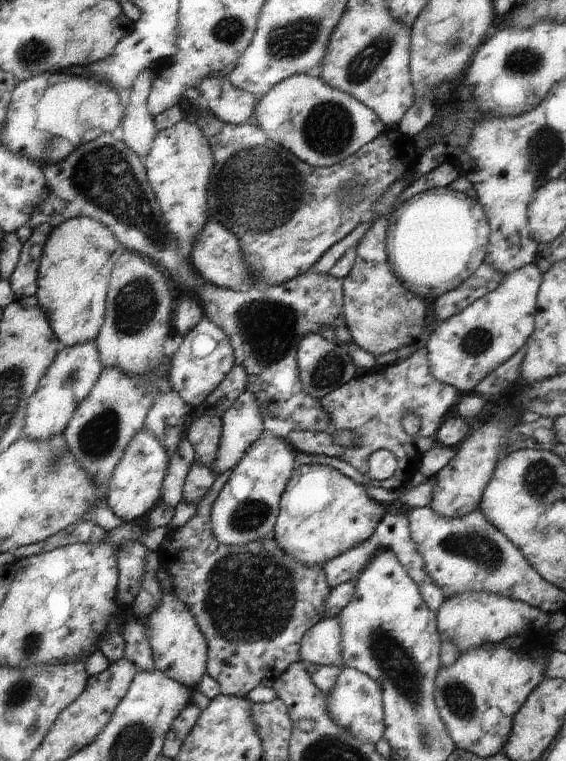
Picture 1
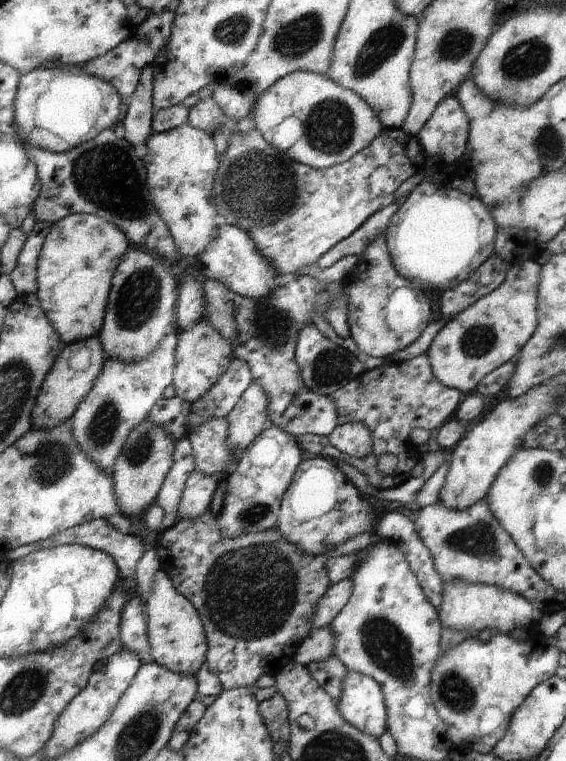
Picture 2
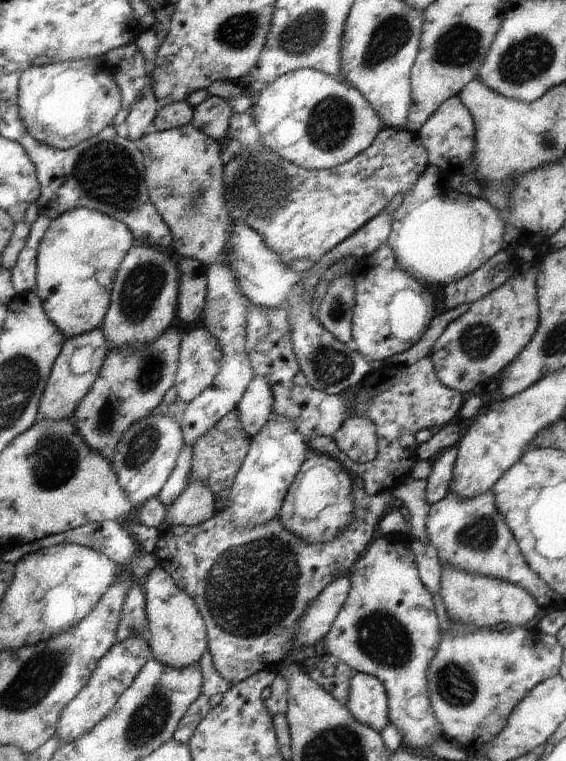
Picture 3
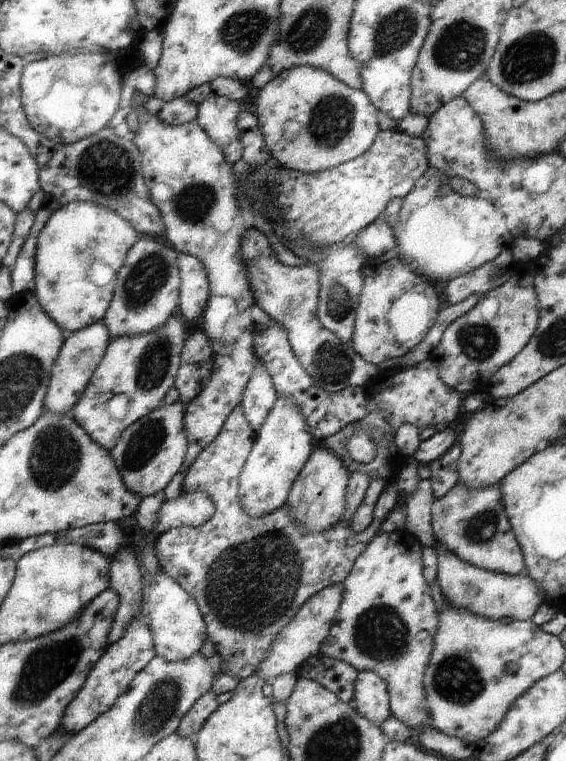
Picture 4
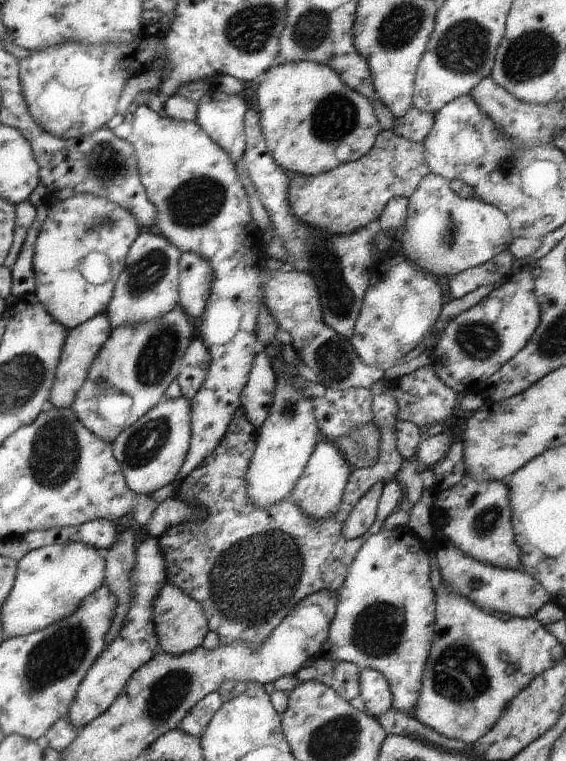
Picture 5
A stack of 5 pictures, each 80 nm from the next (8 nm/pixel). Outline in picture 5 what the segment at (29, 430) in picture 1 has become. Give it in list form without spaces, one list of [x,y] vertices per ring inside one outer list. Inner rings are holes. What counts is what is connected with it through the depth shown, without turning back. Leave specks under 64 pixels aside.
[[[105,313],[92,317],[84,324],[68,330],[65,337],[64,348],[61,348],[60,364],[56,367],[53,387],[51,388],[48,406],[57,409],[71,408],[71,404],[80,390],[81,384],[86,380],[87,372],[100,352],[102,345],[108,340],[112,328]]]

